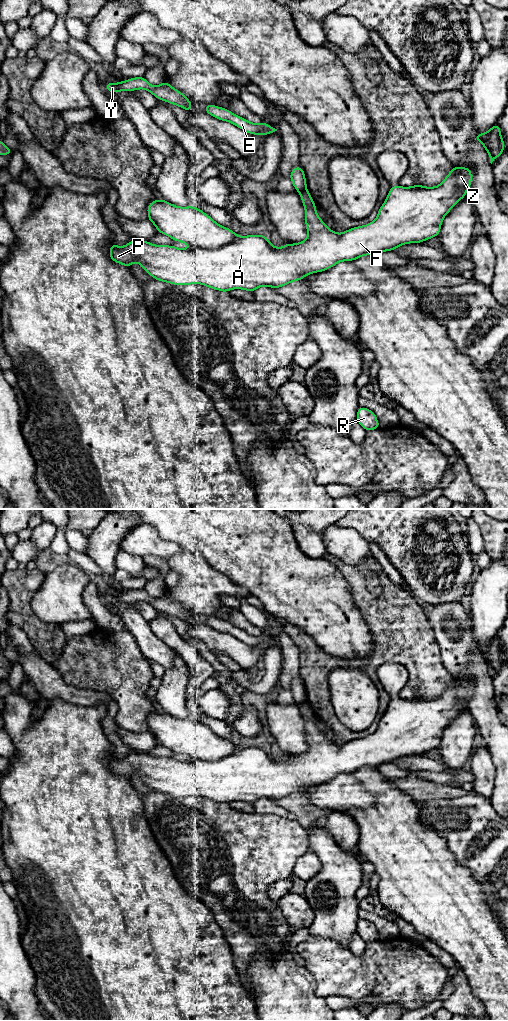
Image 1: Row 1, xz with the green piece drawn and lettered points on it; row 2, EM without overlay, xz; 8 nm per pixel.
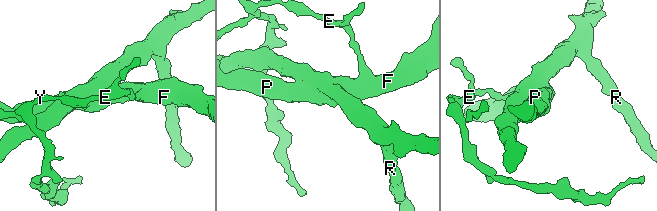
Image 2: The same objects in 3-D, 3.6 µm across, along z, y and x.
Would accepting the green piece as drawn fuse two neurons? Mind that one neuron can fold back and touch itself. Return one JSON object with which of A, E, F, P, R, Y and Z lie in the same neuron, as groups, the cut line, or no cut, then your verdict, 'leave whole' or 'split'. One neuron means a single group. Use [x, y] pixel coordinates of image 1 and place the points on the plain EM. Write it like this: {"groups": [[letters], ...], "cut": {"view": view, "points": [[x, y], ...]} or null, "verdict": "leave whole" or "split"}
{"groups": [["A", "F", "P", "R", "Z"], ["E", "Y"]], "cut": {"view": "xz", "points": [[305, 700], [300, 704]]}, "verdict": "split"}

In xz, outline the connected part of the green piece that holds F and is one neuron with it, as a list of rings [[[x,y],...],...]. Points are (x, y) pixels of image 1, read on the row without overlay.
[[[453,678],[447,689],[436,699],[424,699],[421,696],[411,699],[401,699],[398,696],[392,698],[374,733],[367,737],[348,741],[340,746],[329,741],[325,734],[319,730],[316,724],[316,716],[308,702],[305,701],[300,704],[300,709],[305,720],[305,737],[308,749],[300,755],[284,755],[282,760],[276,760],[275,757],[270,756],[267,747],[238,748],[233,742],[216,735],[197,719],[179,719],[164,711],[155,711],[147,718],[148,732],[155,737],[158,745],[167,747],[174,753],[186,755],[190,760],[183,762],[174,758],[153,757],[149,753],[136,751],[127,755],[124,759],[112,755],[109,768],[112,773],[127,779],[131,779],[136,773],[154,791],[173,797],[202,796],[221,804],[229,804],[231,801],[253,804],[261,798],[276,801],[294,793],[302,792],[312,785],[326,783],[338,774],[353,773],[365,767],[379,767],[385,763],[395,762],[404,756],[422,755],[427,751],[439,748],[443,730],[462,710],[466,709],[472,689],[473,687],[468,679]]]

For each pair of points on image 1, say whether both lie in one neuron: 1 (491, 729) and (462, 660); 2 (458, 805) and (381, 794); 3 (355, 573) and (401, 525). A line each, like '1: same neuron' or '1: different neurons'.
1: same neuron
2: different neurons
3: different neurons

